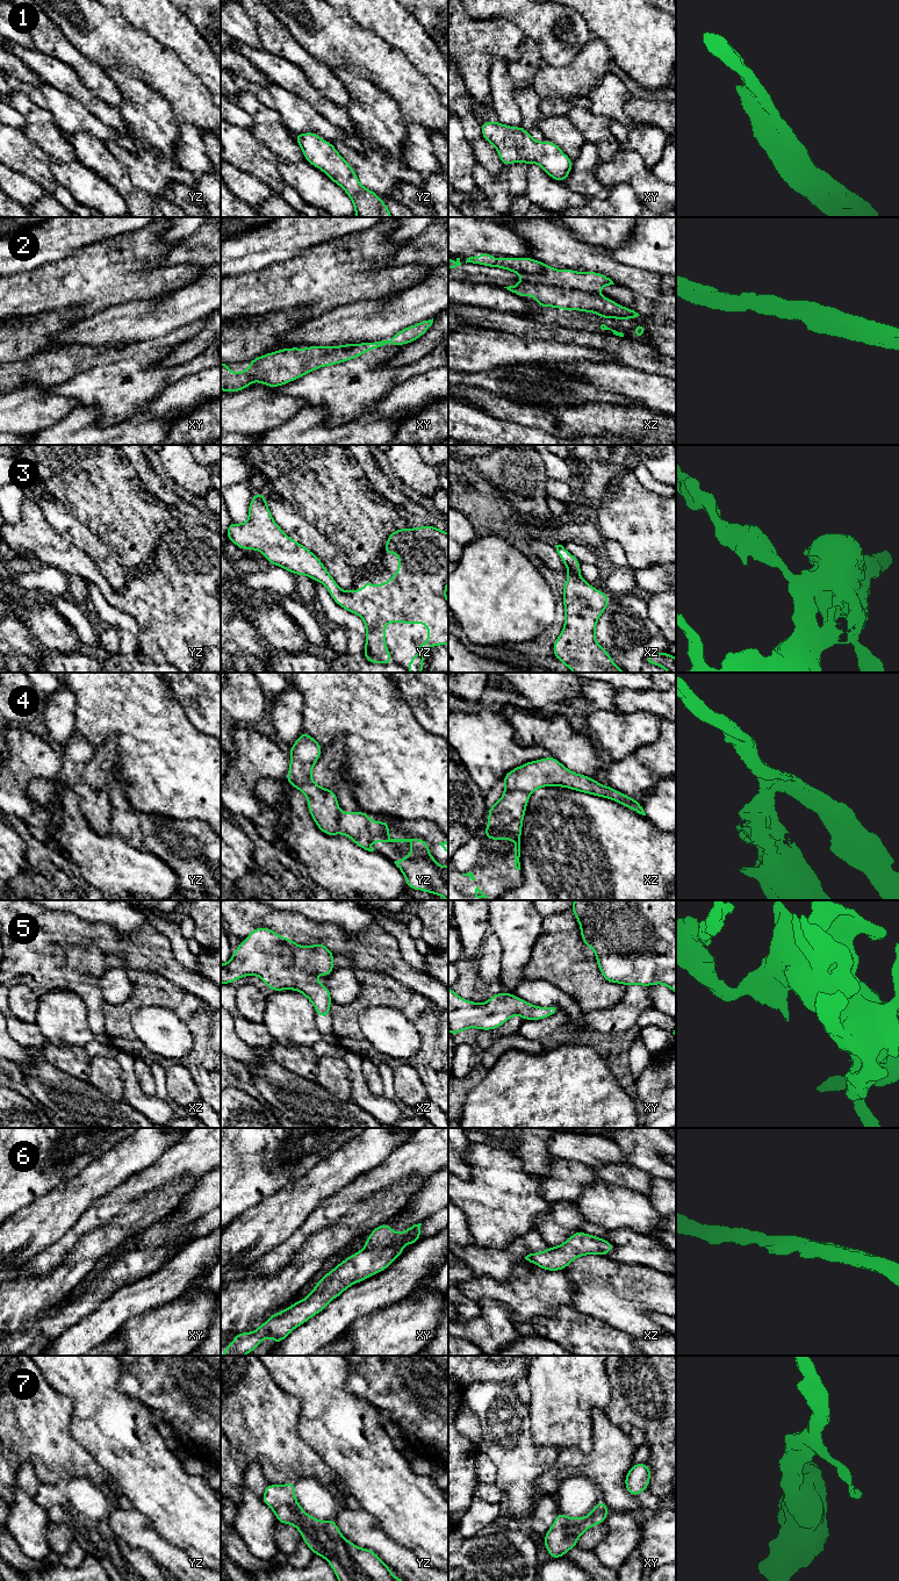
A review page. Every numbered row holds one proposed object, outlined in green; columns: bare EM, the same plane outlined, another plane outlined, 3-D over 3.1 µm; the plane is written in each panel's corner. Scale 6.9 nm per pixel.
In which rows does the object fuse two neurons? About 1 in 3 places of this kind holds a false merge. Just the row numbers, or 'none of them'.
4

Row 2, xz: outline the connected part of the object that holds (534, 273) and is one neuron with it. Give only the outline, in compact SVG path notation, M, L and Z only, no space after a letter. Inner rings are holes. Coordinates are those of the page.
M483 252L477 258L473 256L467 258L467 263L520 274L519 283L504 288L522 297L532 295L540 307L596 312L603 318L632 319L640 316L634 310L595 293L614 285L610 278L600 273L555 270L533 258L495 259L492 254Z

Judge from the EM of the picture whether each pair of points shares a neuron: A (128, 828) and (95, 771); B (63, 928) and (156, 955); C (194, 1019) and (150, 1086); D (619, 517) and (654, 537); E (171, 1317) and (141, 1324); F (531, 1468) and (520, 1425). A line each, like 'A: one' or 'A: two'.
A: one
B: one
C: two
D: one
E: one
F: one

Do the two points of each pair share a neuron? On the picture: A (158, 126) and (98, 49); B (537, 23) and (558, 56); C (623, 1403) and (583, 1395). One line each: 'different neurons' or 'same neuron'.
A: different neurons
B: same neuron
C: different neurons

